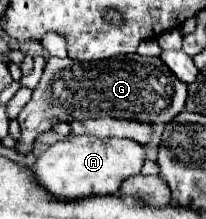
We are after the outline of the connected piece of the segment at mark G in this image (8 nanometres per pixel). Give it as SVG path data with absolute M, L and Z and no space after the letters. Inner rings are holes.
M126 54L122 58L100 62L48 58L44 74L34 88L32 100L18 114L22 136L16 150L20 154L28 154L36 136L48 132L56 122L112 116L146 124L166 124L184 110L186 94L188 86L174 78L174 72L160 58L144 58L140 54Z

